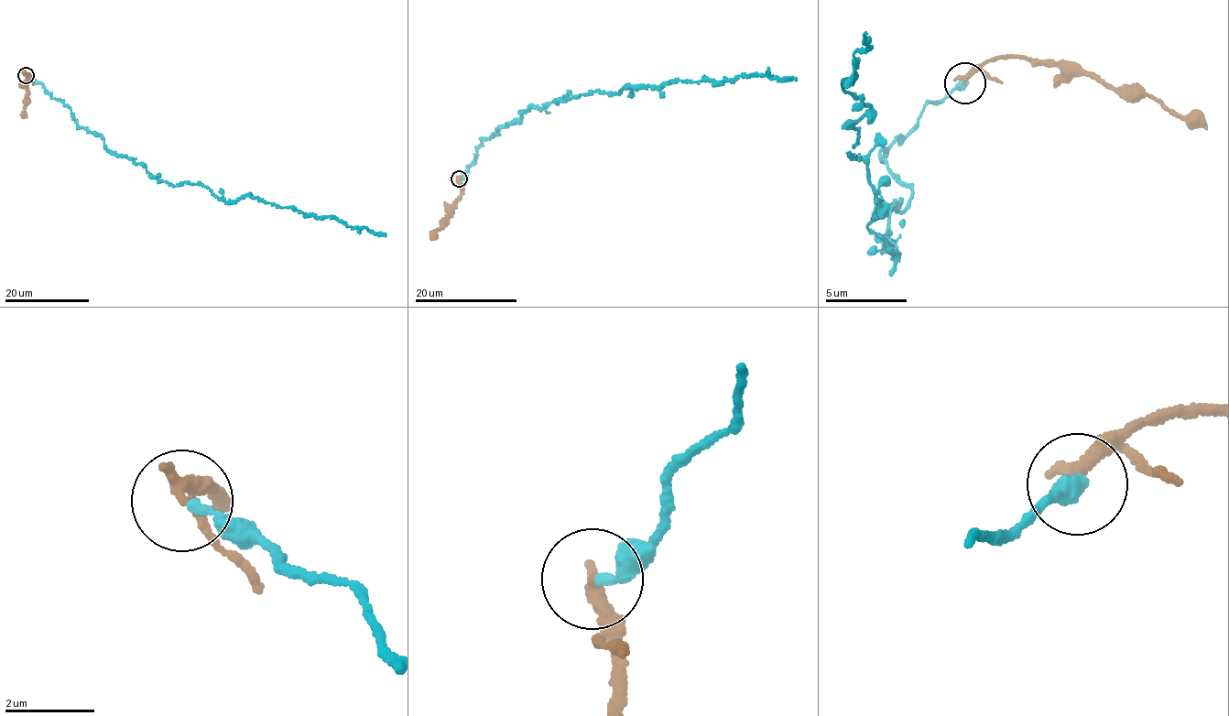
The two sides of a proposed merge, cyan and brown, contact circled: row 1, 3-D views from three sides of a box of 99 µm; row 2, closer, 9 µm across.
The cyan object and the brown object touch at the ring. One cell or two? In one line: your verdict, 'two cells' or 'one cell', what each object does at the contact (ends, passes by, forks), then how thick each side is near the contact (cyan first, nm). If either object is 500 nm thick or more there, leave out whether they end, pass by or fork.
two cells; cyan ends; brown ends; calibres 200 and 360 nm

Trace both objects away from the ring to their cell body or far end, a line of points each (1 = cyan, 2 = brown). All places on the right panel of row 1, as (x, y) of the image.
1: (964, 82), (879, 158), (911, 189), (886, 252), (847, 151), (870, 108), (840, 83), (866, 36)
2: (966, 84), (988, 61), (1048, 58), (1098, 73), (1122, 89), (1141, 86), (1208, 129)

